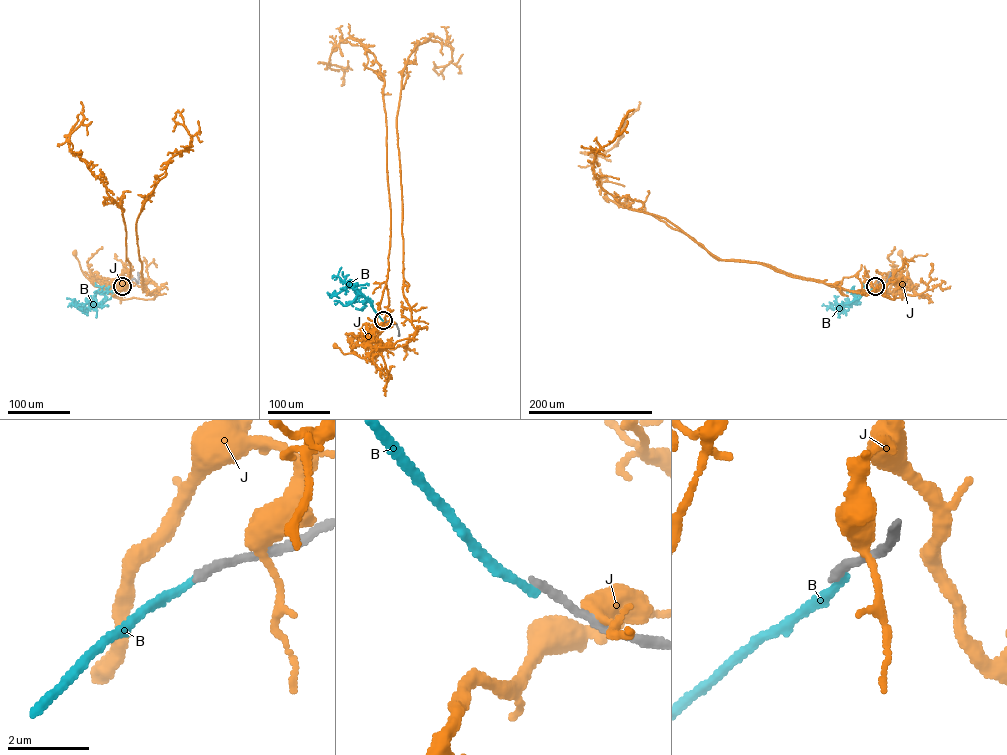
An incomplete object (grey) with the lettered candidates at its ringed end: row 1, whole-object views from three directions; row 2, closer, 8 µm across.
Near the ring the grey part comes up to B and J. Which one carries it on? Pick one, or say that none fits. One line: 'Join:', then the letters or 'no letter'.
Join: no letter

